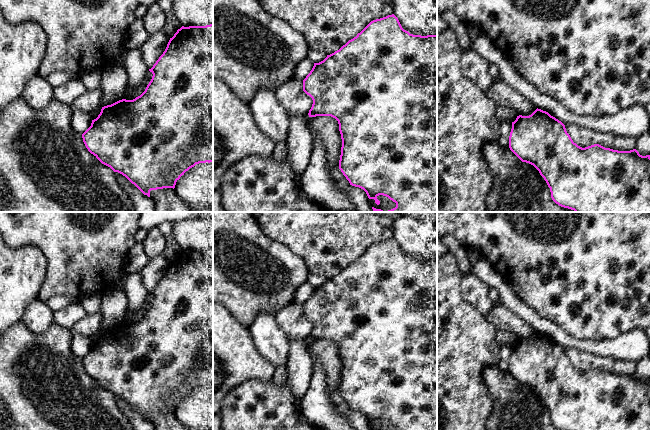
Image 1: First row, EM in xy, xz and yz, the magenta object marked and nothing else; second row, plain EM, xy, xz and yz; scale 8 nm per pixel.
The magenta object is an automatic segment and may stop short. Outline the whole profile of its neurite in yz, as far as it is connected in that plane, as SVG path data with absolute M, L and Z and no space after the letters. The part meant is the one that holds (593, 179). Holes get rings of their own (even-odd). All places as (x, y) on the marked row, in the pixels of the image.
M538 108L529 116L517 116L516 120L512 122L509 148L522 162L533 165L539 171L550 188L552 200L561 207L574 210L575 212L650 212L650 155L642 156L636 149L630 151L613 150L599 144L582 148L573 142L561 121Z

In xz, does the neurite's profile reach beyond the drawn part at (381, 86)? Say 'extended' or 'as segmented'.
as segmented

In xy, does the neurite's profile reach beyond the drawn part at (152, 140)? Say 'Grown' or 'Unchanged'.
Unchanged

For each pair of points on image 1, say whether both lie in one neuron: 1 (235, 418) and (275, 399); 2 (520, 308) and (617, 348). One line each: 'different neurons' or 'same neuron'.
1: same neuron
2: same neuron

